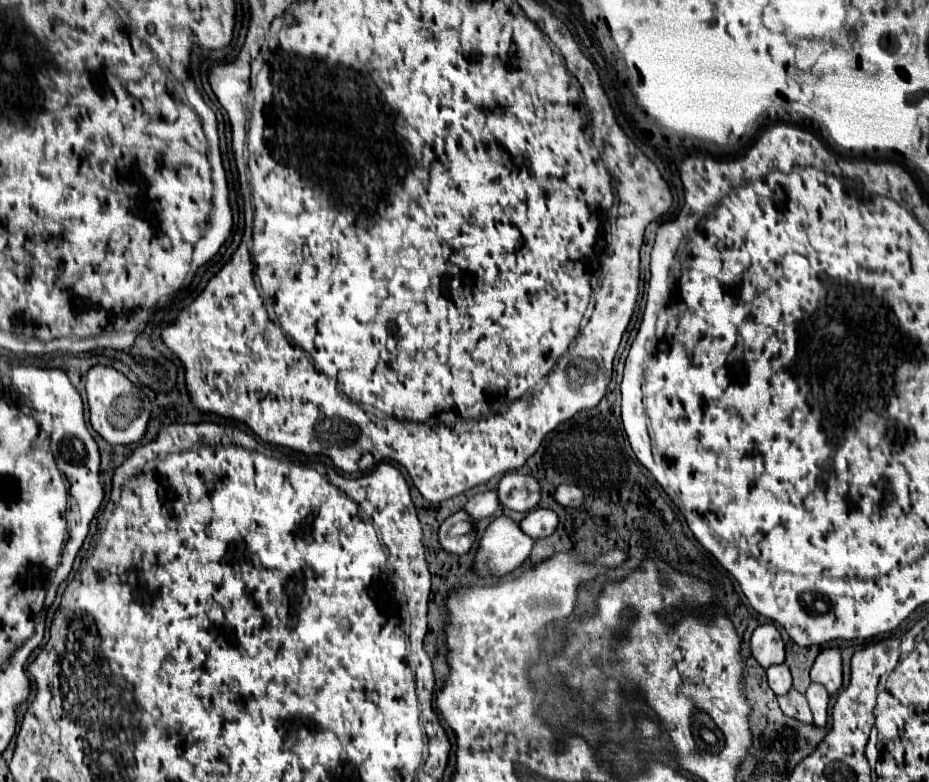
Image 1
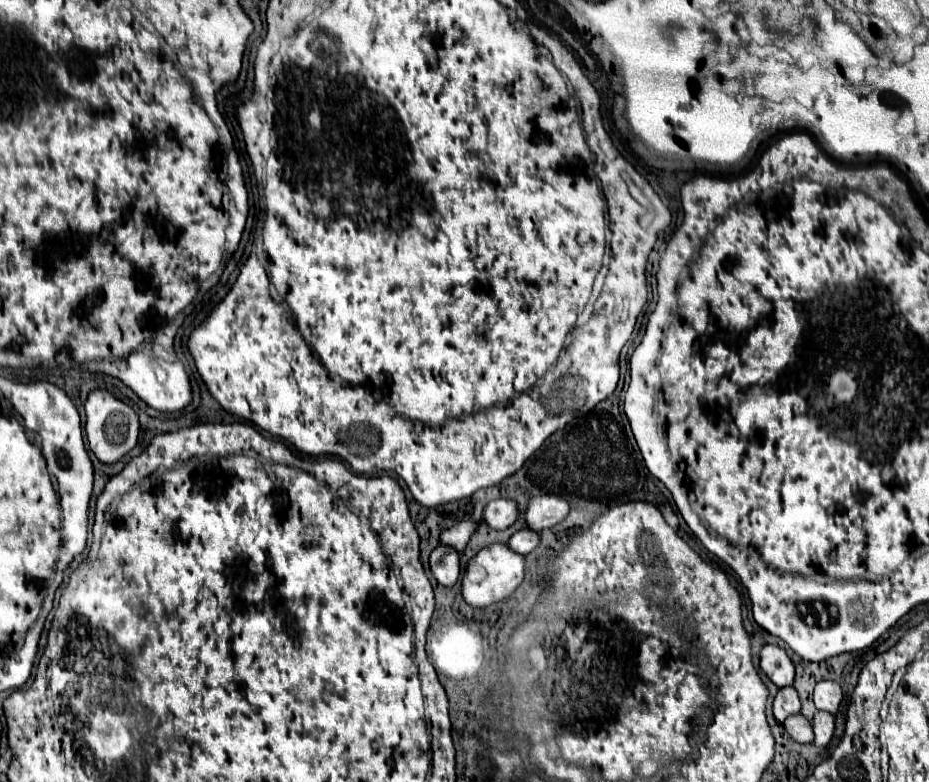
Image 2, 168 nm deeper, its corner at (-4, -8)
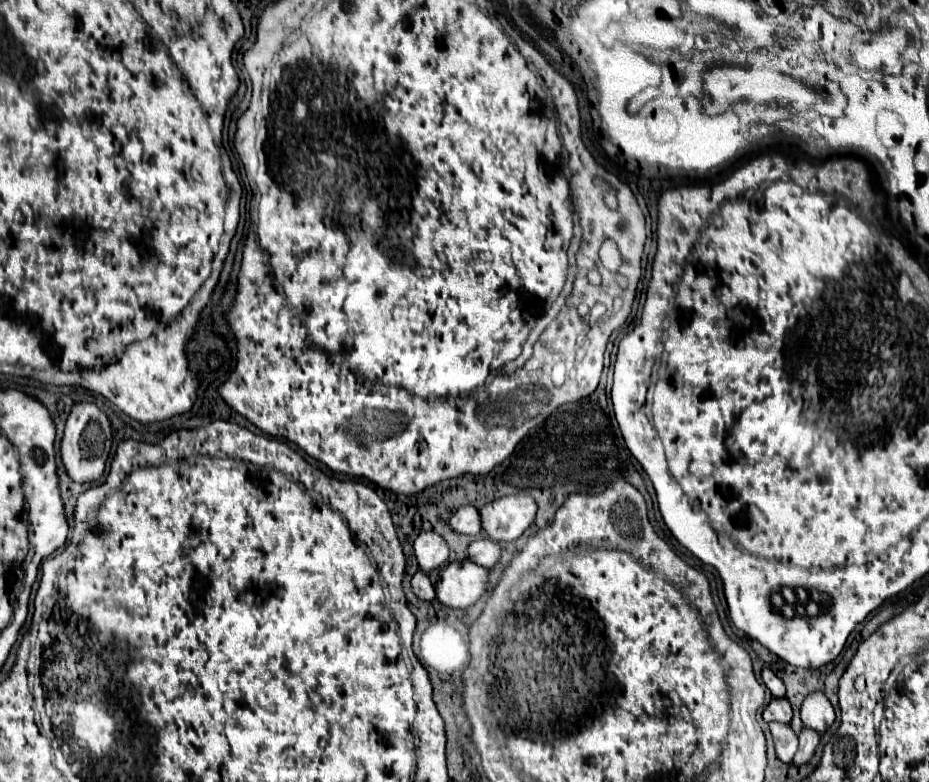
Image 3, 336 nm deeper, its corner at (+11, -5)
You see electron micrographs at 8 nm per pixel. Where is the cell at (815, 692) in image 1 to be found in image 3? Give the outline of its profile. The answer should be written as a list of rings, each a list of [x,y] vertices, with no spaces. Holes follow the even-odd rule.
[[[802,730],[800,732],[800,748],[798,748],[792,764],[796,764],[796,766],[808,764],[814,756],[814,750],[816,750],[818,742],[820,742],[820,736],[814,730]]]

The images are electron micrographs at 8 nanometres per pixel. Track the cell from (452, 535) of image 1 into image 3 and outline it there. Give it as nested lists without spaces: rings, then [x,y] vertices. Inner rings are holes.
[[[418,570],[412,578],[412,592],[424,602],[432,602],[436,598],[436,592],[434,592],[434,586],[432,586],[428,574],[424,574],[422,570]]]

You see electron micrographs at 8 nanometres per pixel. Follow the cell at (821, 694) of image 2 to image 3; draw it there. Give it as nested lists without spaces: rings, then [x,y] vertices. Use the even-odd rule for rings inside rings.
[[[820,692],[820,694],[810,694],[804,700],[804,706],[800,710],[802,714],[802,724],[804,728],[816,730],[820,736],[834,724],[834,708],[830,700]]]

